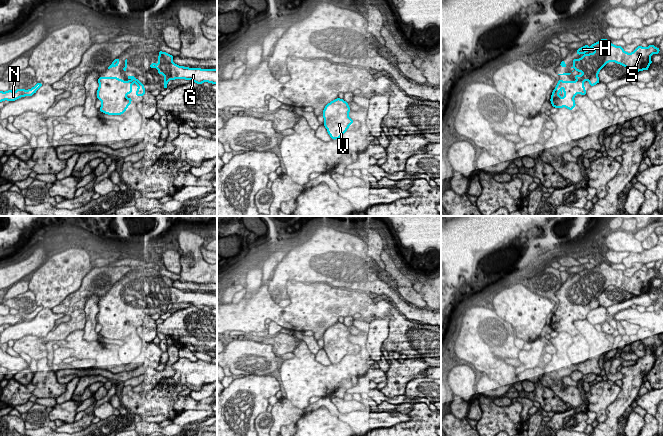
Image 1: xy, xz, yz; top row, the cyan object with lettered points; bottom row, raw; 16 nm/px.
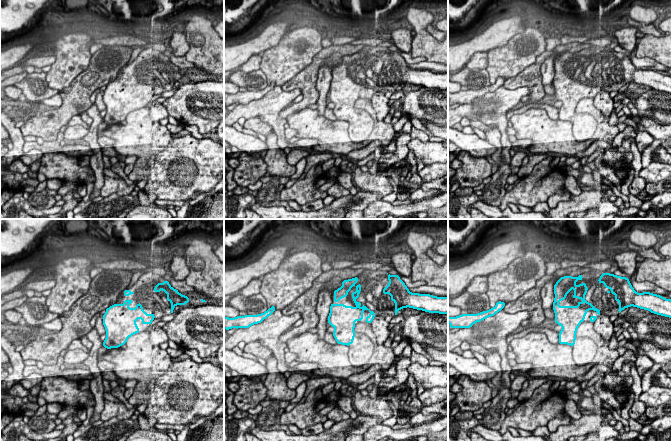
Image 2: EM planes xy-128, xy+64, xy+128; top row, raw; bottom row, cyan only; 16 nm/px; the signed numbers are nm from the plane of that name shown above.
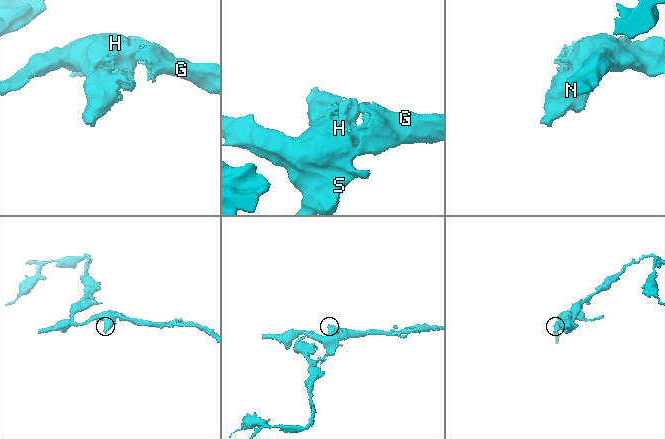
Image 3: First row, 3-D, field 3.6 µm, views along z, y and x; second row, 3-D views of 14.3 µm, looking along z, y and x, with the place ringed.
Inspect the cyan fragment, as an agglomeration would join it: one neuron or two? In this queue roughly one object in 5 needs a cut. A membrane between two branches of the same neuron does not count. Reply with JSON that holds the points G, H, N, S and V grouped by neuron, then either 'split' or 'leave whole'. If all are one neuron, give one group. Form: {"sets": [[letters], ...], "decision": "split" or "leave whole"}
{"sets": [["G", "H", "N", "S", "V"]], "decision": "leave whole"}

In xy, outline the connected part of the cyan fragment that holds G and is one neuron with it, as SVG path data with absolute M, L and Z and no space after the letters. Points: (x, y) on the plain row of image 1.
M159 275L158 288L150 288L150 292L157 292L159 298L164 299L164 313L166 313L169 304L186 303L192 304L197 308L209 306L217 308L217 293L200 293L178 290L173 286L173 280Z

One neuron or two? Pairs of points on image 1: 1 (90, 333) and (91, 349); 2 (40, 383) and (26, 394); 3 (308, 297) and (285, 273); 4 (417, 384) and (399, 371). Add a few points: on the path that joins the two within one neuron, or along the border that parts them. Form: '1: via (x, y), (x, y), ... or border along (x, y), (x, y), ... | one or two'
1: border along (83, 329), (83, 337), (87, 341), (97, 341) | two
2: border along (31, 381), (34, 386), (33, 395) | two
3: border along (305, 283), (288, 281), (285, 286) | two
4: border along (425, 376), (411, 379), (406, 384), (404, 395) | two

